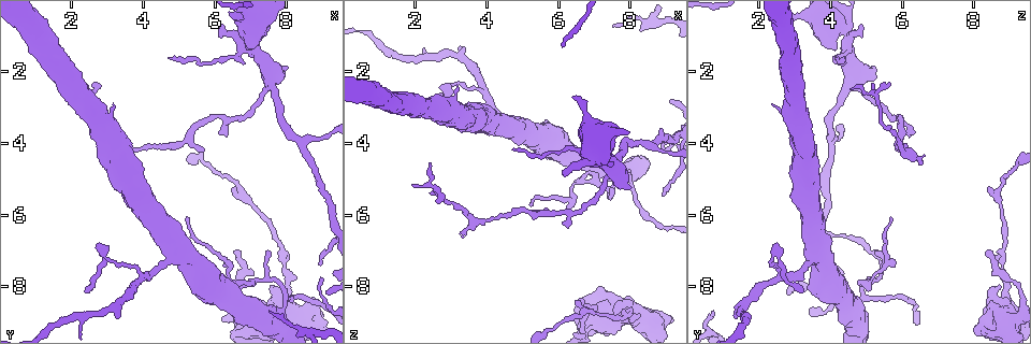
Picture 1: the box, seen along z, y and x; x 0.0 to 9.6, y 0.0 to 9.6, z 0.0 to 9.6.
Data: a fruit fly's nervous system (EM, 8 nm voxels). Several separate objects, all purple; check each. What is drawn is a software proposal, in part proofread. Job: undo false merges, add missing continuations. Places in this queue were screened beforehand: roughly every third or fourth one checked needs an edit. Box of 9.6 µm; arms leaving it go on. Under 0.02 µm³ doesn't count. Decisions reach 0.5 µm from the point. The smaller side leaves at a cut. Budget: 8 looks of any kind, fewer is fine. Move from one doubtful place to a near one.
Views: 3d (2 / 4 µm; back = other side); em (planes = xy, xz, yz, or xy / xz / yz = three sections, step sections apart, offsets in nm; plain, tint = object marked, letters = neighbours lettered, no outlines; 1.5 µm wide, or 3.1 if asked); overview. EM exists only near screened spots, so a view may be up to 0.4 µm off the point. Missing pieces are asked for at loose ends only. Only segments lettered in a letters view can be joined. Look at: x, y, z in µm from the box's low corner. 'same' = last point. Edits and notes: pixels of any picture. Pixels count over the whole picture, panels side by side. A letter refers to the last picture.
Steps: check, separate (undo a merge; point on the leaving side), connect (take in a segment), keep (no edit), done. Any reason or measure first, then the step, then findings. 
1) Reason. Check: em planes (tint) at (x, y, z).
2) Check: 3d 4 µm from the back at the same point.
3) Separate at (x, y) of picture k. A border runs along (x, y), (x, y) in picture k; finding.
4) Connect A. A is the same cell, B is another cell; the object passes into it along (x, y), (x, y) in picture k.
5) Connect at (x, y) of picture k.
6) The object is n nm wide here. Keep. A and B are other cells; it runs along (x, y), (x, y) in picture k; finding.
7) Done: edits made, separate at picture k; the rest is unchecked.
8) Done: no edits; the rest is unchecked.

Tapers out. Check: 3d 2 µm at (7.45, 7.00, 5.20).

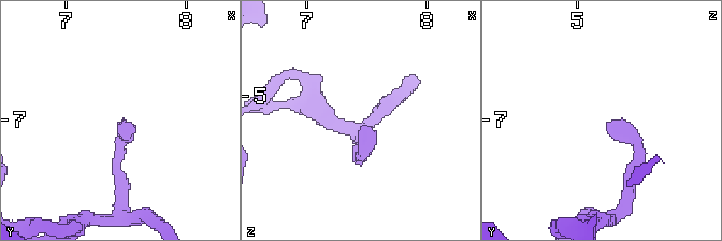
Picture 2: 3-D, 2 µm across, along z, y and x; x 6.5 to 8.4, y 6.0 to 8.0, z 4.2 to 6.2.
Check: em xy step 8 (tint) at (7.46, 7.04, 5.28).

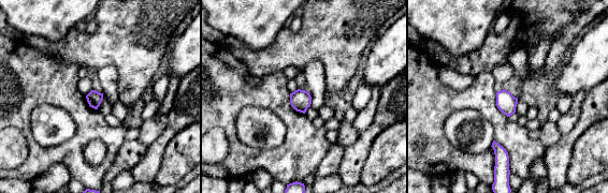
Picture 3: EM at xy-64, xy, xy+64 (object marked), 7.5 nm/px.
Check: em planes (letters) at the same point.

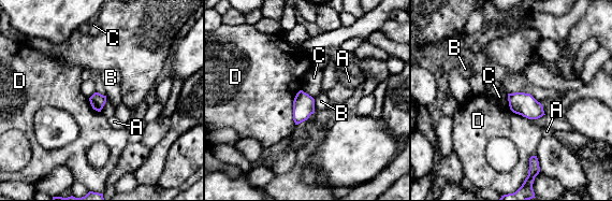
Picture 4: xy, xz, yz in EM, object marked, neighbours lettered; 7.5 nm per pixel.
The object is 110 nm wide here. Keep. A, B, C and D are other cells; none of them fits.

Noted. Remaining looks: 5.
An open end. Check: em planes (letters) at (6.65, 7.00, 8.35).

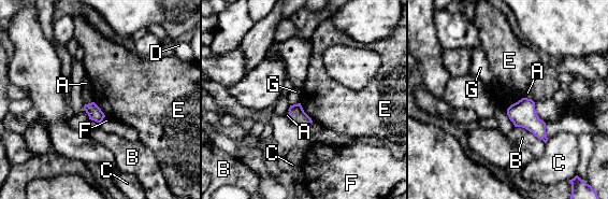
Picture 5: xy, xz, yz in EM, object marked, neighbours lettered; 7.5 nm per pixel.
Keep. A, B, C, D, E, F and G are other cells; a border runs along (300, 102), (303, 111), (313, 121) in picture 5; none of them fits.

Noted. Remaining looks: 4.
Stops while still wide. Check: 3d 4 µm at (8.05, 1.85, 5.25).

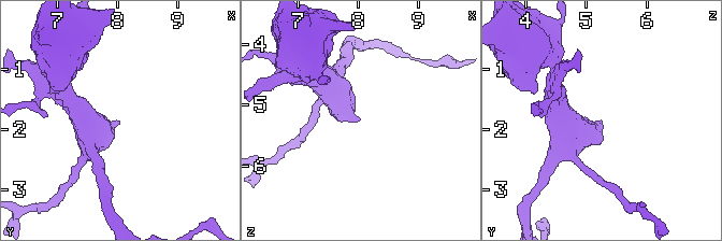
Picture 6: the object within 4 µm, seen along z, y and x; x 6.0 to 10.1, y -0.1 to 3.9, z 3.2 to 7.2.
Now the EM. Check: em planes (letters) at (8.05, 1.90, 5.25).

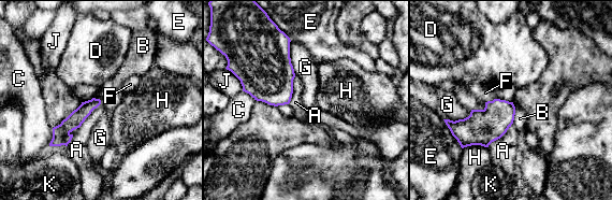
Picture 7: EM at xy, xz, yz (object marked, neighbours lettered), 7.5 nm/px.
Keep. A, B, C, D, E, F, G, H, J and K are other cells; it runs along (97, 101), (90, 104), (53, 143) in picture 7; none of them fits.

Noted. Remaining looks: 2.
Done: no edits; the rest is unchecked.

